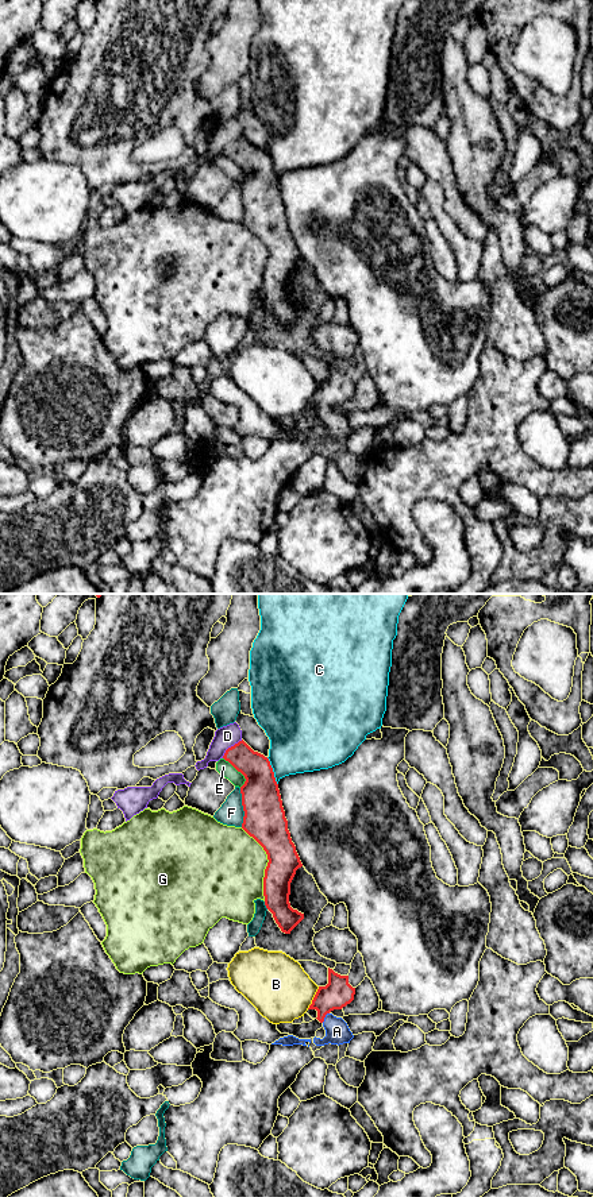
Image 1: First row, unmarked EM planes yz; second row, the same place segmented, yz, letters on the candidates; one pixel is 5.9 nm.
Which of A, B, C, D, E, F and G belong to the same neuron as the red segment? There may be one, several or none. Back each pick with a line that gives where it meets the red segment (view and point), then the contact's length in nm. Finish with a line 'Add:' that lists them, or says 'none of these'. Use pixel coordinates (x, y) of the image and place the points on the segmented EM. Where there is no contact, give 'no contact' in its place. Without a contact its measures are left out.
A: meets red in yz at (324, 1016); contact 80 nm long
Add: A

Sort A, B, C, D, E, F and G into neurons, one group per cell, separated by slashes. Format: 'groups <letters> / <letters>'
groups A / B / C / D / E / F / G

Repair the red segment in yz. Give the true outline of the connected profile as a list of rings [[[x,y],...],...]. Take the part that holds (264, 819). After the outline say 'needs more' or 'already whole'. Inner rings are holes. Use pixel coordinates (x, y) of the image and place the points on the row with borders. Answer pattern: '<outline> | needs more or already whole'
[[[243,740],[228,748],[223,756],[246,781],[240,787],[244,811],[242,829],[267,854],[263,877],[265,906],[282,932],[290,931],[304,919],[304,914],[289,903],[290,883],[303,866],[288,830],[278,784],[270,761],[254,752]]] | already whole

